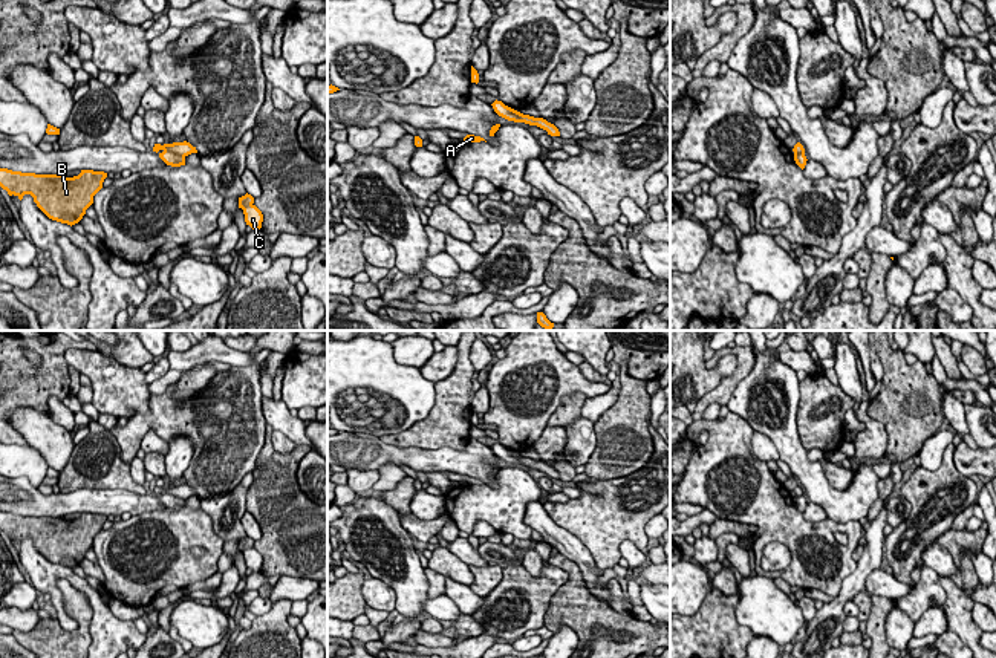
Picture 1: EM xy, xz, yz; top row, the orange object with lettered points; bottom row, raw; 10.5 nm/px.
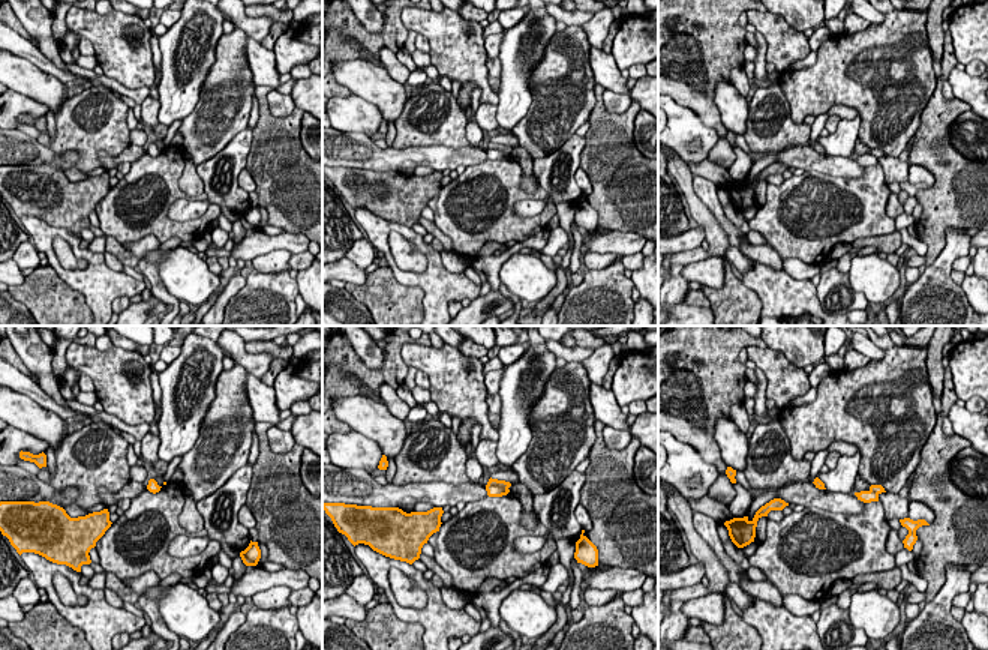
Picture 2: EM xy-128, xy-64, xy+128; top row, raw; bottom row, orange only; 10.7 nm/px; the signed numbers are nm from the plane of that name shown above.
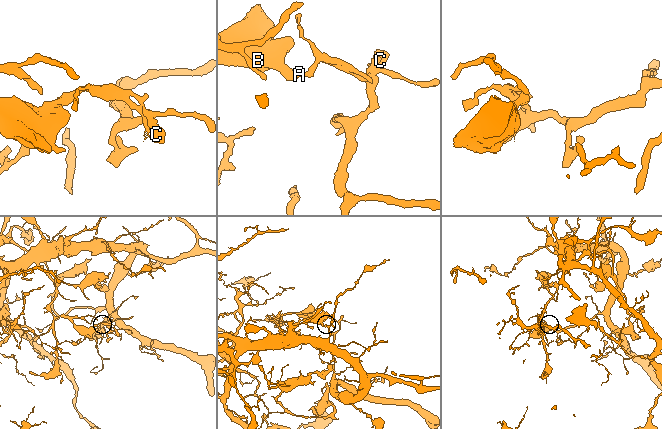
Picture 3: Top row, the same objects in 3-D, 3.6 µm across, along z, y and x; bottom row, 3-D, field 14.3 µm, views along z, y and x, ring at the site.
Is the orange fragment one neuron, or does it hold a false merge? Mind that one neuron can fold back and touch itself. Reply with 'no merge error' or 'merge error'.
merge error

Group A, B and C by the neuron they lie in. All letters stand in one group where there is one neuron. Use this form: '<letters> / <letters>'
A B / C

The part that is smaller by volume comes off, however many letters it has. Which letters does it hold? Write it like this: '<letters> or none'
A, B

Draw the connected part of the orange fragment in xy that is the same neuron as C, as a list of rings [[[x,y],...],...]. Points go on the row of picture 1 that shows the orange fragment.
[[[248,205],[242,210],[245,214],[246,225],[249,225],[252,230],[260,230],[263,222],[262,211],[256,205]]]

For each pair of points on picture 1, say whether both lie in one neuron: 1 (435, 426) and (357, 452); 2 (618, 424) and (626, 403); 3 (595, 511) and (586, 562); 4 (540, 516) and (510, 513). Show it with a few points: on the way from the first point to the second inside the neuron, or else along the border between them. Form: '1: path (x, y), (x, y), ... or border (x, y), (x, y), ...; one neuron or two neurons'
1: border (378, 438), (398, 447), (419, 449); two neurons
2: path (623, 420), (626, 407); one neuron
3: border (560, 528), (565, 528), (579, 539), (602, 574); two neurons
4: border (528, 501), (525, 522), (533, 528); two neurons

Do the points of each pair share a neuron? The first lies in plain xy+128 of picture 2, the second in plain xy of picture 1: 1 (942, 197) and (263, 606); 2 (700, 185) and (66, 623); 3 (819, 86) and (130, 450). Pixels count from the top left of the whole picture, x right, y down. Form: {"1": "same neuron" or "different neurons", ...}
{"1": "different neurons", "2": "same neuron", "3": "same neuron"}

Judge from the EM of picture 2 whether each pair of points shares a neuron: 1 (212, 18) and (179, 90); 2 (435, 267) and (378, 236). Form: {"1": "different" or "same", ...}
{"1": "same", "2": "same"}

